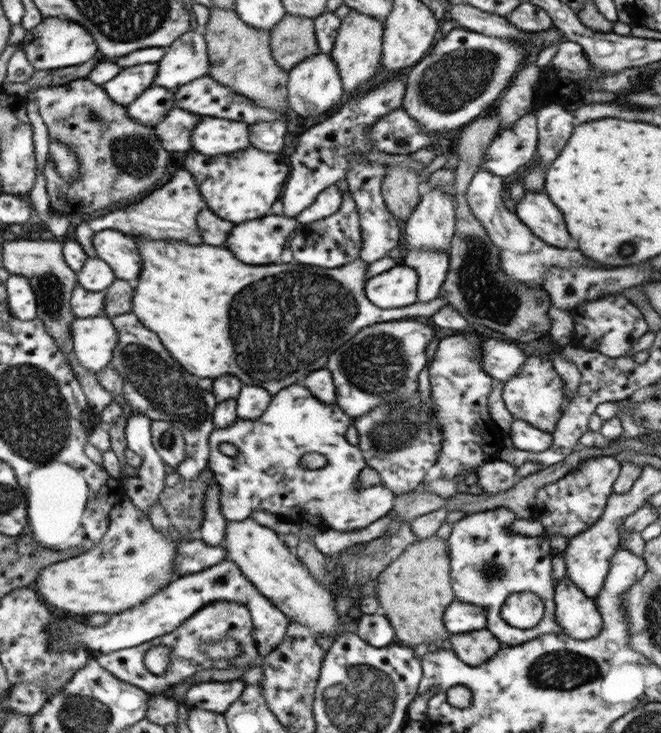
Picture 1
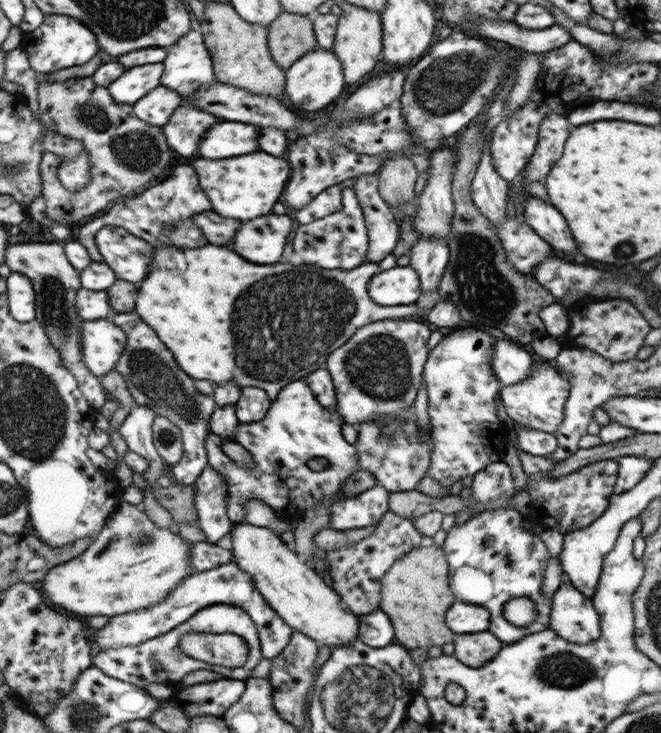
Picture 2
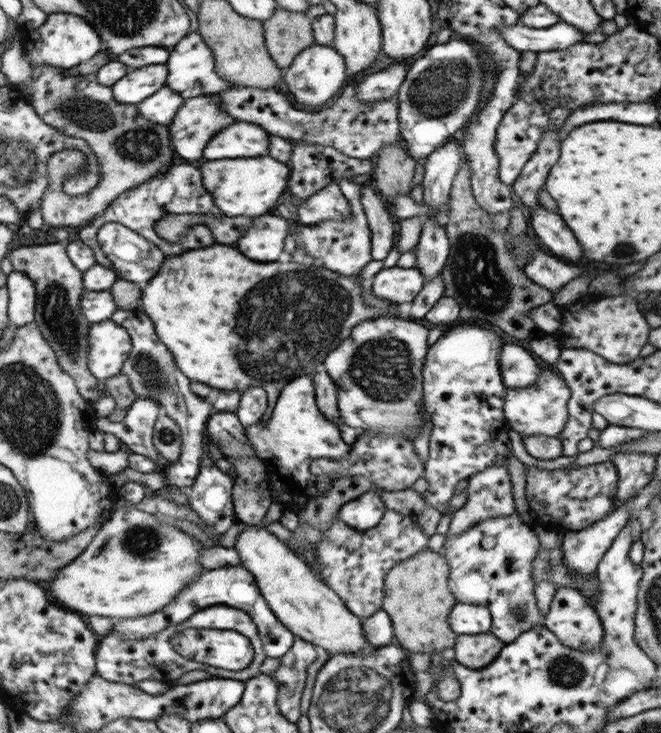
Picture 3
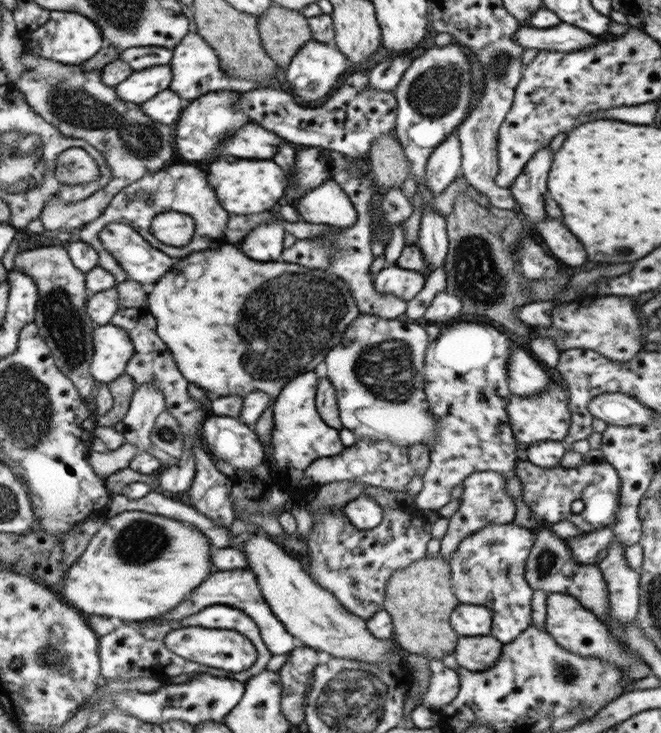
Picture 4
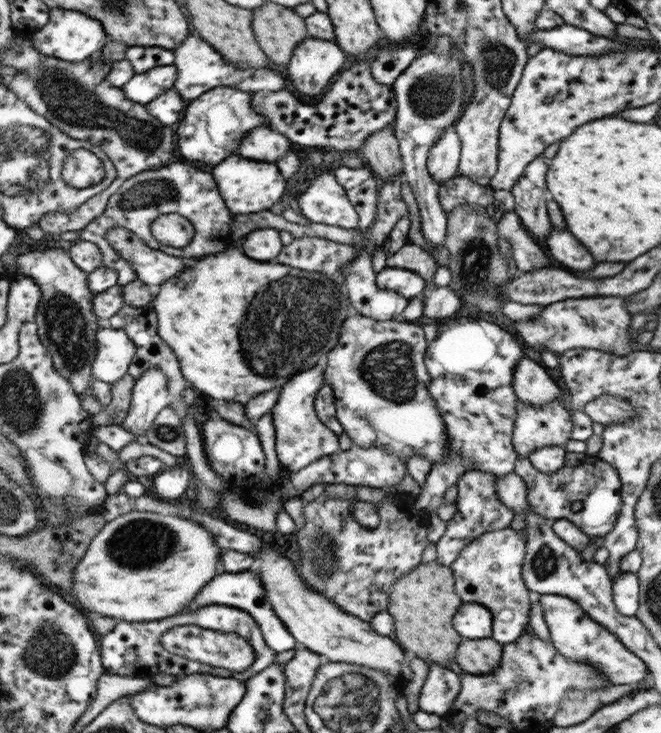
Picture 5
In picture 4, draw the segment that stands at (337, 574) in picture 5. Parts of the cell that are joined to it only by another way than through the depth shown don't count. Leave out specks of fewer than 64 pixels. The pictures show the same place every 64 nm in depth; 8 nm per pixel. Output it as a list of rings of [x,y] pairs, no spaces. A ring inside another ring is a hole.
[[[335,504],[313,518],[311,534],[303,540],[309,558],[307,574],[331,592],[347,612],[369,620],[375,612],[383,610],[385,586],[393,572],[423,560],[431,532],[423,530],[423,518],[401,512],[401,508],[383,508],[383,520],[373,532],[357,530],[347,520],[343,508],[343,504]]]

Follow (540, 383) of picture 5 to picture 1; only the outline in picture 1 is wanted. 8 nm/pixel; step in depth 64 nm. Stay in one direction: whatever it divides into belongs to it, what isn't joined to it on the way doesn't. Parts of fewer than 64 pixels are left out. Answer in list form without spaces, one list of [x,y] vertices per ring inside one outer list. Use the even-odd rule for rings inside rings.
[[[485,338],[483,342],[483,362],[481,368],[495,380],[495,382],[509,382],[511,376],[521,372],[521,366],[525,364],[527,354],[523,346],[509,342],[509,340],[495,340]]]

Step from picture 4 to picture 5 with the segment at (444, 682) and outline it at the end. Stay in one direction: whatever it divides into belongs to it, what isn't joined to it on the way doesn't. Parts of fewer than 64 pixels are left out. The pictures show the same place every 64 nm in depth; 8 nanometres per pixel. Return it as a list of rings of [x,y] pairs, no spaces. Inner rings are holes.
[[[429,662],[429,674],[419,690],[417,696],[417,708],[427,712],[427,714],[435,714],[435,716],[443,716],[451,710],[459,688],[461,688],[461,676],[453,674],[449,668]]]

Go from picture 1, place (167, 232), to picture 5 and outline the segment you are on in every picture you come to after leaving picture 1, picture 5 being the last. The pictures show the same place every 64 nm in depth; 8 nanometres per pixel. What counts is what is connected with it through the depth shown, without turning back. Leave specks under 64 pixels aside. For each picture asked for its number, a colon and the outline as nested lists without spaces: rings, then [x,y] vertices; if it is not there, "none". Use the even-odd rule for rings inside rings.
2: [[[173,164],[169,176],[165,176],[163,182],[143,190],[141,194],[137,192],[131,198],[119,200],[115,206],[111,206],[103,216],[89,220],[87,224],[77,228],[77,242],[83,244],[83,248],[87,250],[91,262],[103,262],[103,258],[97,252],[97,244],[95,244],[95,234],[103,228],[103,226],[115,226],[115,228],[125,228],[129,234],[147,240],[153,248],[157,246],[183,246],[183,248],[201,248],[203,244],[207,244],[207,240],[203,238],[203,232],[191,222],[191,216],[211,210],[211,202],[205,196],[201,184],[199,184],[199,176],[193,170],[193,166],[179,166]]]
3: [[[189,162],[185,164],[177,164],[177,166],[169,166],[165,170],[165,174],[157,174],[149,180],[145,180],[141,186],[135,186],[135,188],[129,188],[127,192],[123,192],[121,196],[117,196],[109,208],[95,220],[91,220],[85,228],[81,228],[77,234],[79,242],[87,244],[87,248],[91,248],[93,252],[93,258],[95,258],[95,264],[97,266],[103,266],[105,270],[113,270],[111,268],[111,262],[105,258],[105,254],[101,252],[99,248],[99,242],[97,242],[97,232],[103,224],[123,224],[127,228],[131,228],[135,234],[139,234],[141,238],[149,240],[151,244],[155,244],[155,248],[163,254],[181,254],[185,250],[195,250],[195,248],[207,248],[213,244],[213,236],[209,234],[209,228],[205,224],[193,224],[187,232],[187,236],[183,238],[183,242],[167,242],[163,238],[159,238],[155,234],[155,224],[161,216],[167,216],[167,214],[211,214],[215,218],[221,218],[223,214],[217,210],[217,206],[213,204],[207,188],[203,188],[203,176],[201,176],[201,170],[199,168],[193,168]]]
4: [[[179,162],[179,164],[171,164],[159,172],[153,174],[145,174],[141,180],[137,180],[135,184],[129,184],[125,188],[121,188],[109,202],[109,206],[103,210],[103,214],[99,218],[95,218],[93,222],[85,224],[79,230],[79,242],[87,242],[91,244],[91,248],[97,252],[97,264],[99,268],[111,272],[111,276],[115,278],[117,284],[123,284],[127,280],[125,272],[119,268],[119,264],[113,260],[113,256],[109,256],[103,250],[103,244],[99,240],[99,232],[107,226],[107,224],[125,224],[131,230],[135,230],[139,236],[143,236],[151,248],[167,254],[169,258],[181,258],[181,256],[189,256],[191,252],[201,252],[201,250],[215,250],[221,244],[225,244],[223,240],[223,230],[227,224],[227,214],[223,212],[223,208],[219,206],[217,194],[213,192],[211,184],[207,182],[207,174],[203,170],[199,170],[195,164],[191,162]],[[163,212],[181,212],[193,218],[195,222],[195,234],[191,238],[191,242],[187,246],[181,248],[173,248],[167,244],[161,244],[157,238],[153,238],[151,234],[151,222],[155,216],[163,214]]]
5: [[[177,162],[177,164],[167,164],[159,170],[139,172],[139,176],[133,176],[133,178],[125,180],[117,188],[117,192],[109,198],[103,214],[97,216],[95,220],[91,220],[79,234],[81,234],[81,242],[93,242],[99,248],[101,266],[113,270],[115,276],[117,276],[117,286],[123,288],[125,284],[131,284],[135,280],[135,272],[131,270],[131,266],[125,260],[119,258],[119,254],[107,242],[105,234],[111,228],[121,226],[121,228],[129,230],[129,234],[135,234],[137,238],[141,238],[147,244],[147,248],[151,248],[155,252],[163,252],[163,254],[179,256],[179,258],[201,258],[201,256],[207,256],[207,254],[217,254],[223,248],[227,248],[231,216],[233,214],[229,212],[227,204],[223,202],[221,192],[219,192],[219,188],[217,188],[211,174]],[[163,214],[179,214],[179,216],[185,216],[193,224],[195,234],[193,234],[193,238],[189,240],[189,244],[185,248],[161,246],[153,238],[151,224]]]

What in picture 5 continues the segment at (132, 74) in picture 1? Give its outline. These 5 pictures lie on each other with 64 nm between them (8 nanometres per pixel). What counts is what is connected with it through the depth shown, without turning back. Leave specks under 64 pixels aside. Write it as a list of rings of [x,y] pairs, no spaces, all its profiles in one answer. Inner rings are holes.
[[[157,66],[149,72],[135,74],[121,90],[125,96],[137,104],[149,104],[157,96],[161,96],[165,90],[173,88],[173,82],[177,80],[177,68],[171,66]]]

